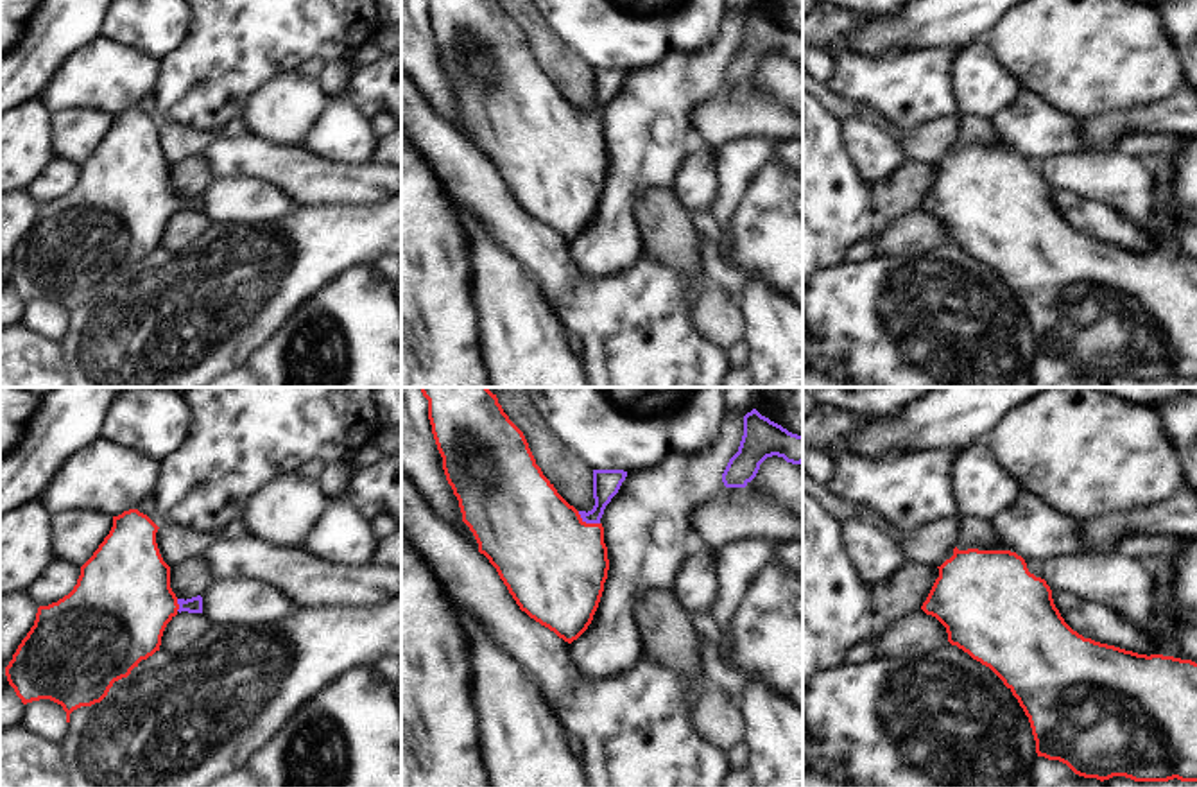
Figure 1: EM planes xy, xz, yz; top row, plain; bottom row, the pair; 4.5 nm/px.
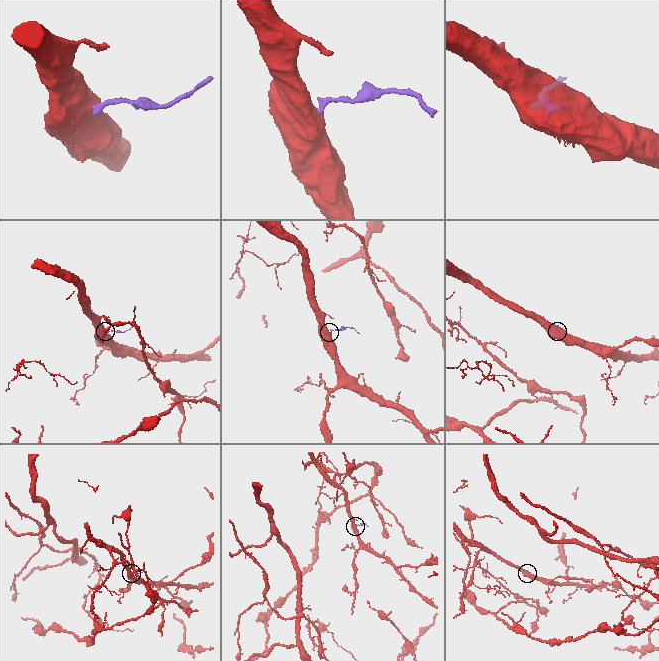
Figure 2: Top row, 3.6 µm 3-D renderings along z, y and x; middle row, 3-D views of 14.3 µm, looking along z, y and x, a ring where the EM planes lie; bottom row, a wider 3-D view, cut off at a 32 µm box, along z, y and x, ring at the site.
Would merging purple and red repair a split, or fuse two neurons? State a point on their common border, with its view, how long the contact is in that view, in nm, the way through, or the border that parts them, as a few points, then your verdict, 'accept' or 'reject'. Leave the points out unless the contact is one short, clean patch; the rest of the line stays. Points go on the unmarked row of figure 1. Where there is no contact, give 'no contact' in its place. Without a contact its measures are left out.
meets purple in xz at (588, 121); contact 120 nm long; runs through xz (606, 81), (601, 103), (588, 121), (554, 164); accept

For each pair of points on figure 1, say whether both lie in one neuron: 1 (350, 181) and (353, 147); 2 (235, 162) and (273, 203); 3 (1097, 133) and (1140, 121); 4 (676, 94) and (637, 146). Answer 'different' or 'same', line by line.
1: different
2: different
3: same
4: same

